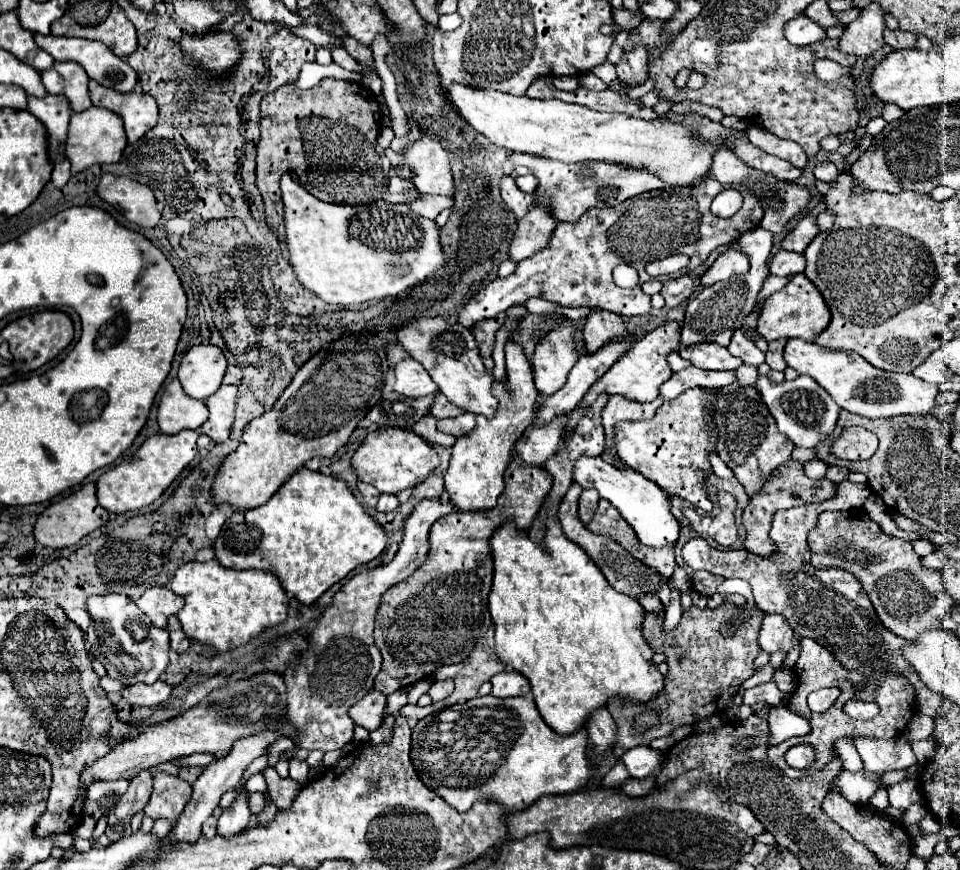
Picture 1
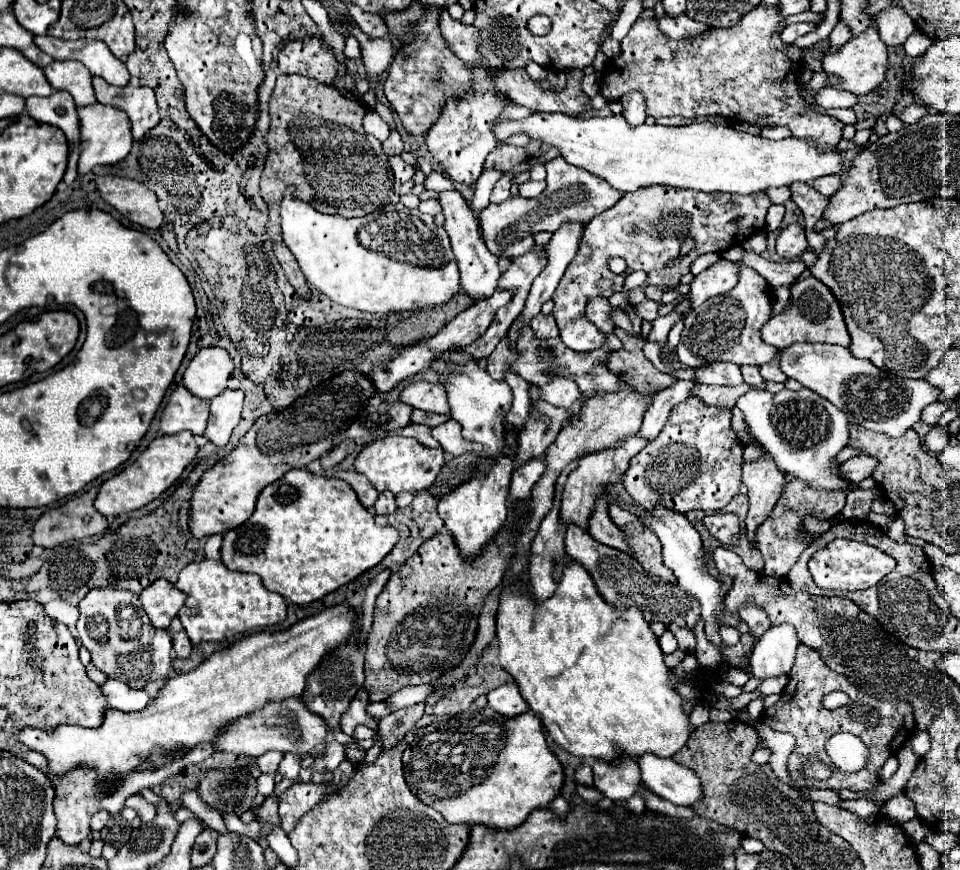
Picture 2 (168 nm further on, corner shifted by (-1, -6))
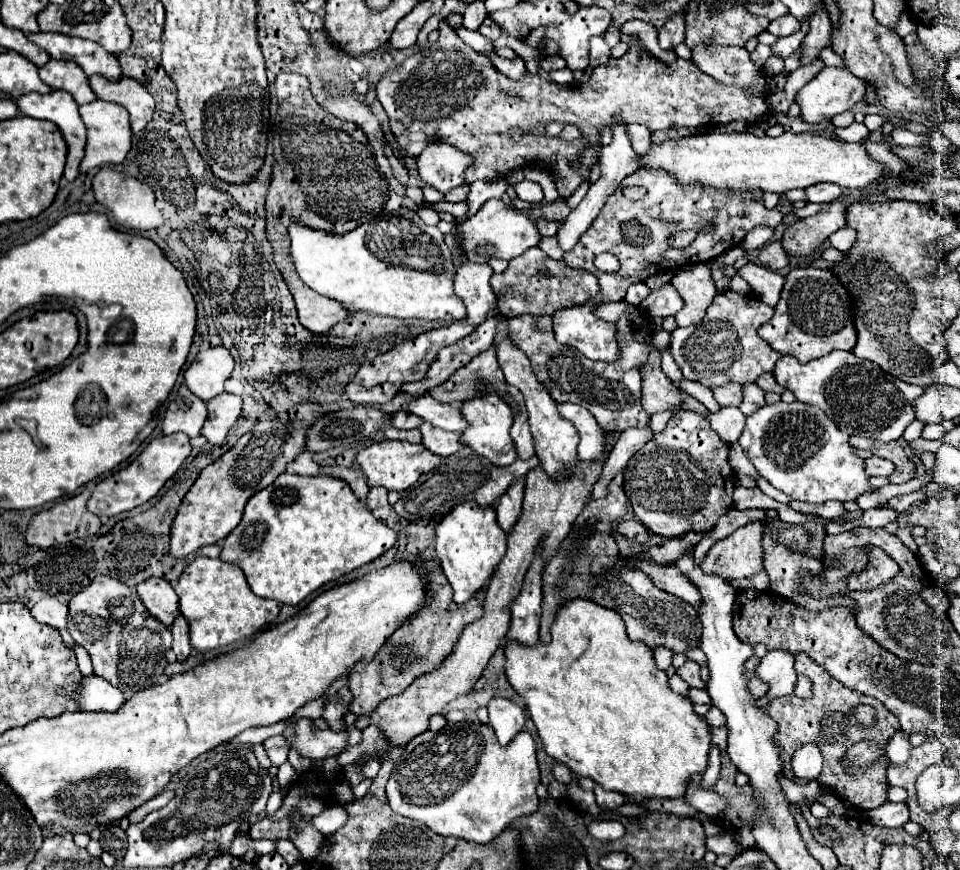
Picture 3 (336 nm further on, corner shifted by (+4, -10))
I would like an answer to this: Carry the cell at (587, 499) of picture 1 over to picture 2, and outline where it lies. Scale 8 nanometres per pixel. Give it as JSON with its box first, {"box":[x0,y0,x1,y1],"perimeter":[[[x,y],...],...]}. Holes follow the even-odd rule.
{"box":[590,500,632,556],"perimeter":[[[598,500],[596,502],[596,512],[590,518],[590,536],[596,538],[600,544],[612,546],[620,552],[626,552],[628,556],[632,554],[630,544],[626,544],[626,536],[620,532],[620,528],[616,528],[616,524],[610,520],[608,516],[608,502],[606,500]]]}

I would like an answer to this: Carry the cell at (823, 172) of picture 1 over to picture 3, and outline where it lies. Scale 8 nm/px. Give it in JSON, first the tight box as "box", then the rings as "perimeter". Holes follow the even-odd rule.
{"box":[805,184,843,204],"perimeter":[[[815,184],[815,186],[807,188],[805,192],[807,192],[809,202],[823,204],[823,202],[833,202],[837,196],[841,196],[843,188],[839,188],[835,184]]]}

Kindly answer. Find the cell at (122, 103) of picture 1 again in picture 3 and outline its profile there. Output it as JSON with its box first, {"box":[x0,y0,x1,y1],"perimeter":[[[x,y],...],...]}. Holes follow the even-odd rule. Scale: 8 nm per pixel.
{"box":[89,76,155,134],"perimeter":[[[89,76],[89,86],[99,100],[115,102],[129,112],[133,134],[141,132],[151,120],[155,110],[155,100],[147,92],[147,88],[143,88],[143,84],[127,76],[123,76],[119,82],[109,82],[103,76]]]}

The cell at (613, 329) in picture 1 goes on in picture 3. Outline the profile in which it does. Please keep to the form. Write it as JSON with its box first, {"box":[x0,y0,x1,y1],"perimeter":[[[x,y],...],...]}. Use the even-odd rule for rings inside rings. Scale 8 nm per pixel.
{"box":[639,352,707,416],"perimeter":[[[651,352],[649,360],[639,368],[641,372],[641,380],[643,380],[643,396],[641,396],[641,404],[643,410],[647,414],[655,414],[655,412],[663,412],[671,406],[681,404],[683,410],[693,410],[699,412],[703,416],[707,416],[707,408],[697,402],[695,398],[691,398],[689,394],[685,394],[683,390],[679,390],[661,370],[661,356],[659,352]]]}

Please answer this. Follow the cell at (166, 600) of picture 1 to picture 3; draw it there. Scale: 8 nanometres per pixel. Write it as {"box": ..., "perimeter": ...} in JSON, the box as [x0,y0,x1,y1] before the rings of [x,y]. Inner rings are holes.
{"box":[137,578,179,626],"perimeter":[[[149,578],[137,586],[137,594],[149,614],[161,624],[171,626],[179,616],[179,600],[173,586],[163,578]]]}

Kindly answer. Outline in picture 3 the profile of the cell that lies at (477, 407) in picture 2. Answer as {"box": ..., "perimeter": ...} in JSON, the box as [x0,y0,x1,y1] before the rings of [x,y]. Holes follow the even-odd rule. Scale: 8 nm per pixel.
{"box":[461,392,517,466],"perimeter":[[[495,392],[479,394],[479,396],[471,398],[471,400],[465,400],[463,406],[461,406],[461,414],[469,424],[467,430],[461,434],[461,444],[473,448],[479,456],[489,458],[497,466],[513,464],[513,460],[517,458],[515,444],[513,444],[513,440],[509,436],[509,428],[513,424],[513,412],[499,394],[495,394]]]}

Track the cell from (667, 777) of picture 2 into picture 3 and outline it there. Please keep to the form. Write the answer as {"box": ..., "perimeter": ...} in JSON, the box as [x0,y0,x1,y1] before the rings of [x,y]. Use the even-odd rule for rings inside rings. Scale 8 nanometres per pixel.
{"box":[683,782,725,818],"perimeter":[[[689,782],[687,784],[687,790],[685,790],[685,796],[683,796],[693,808],[697,808],[701,814],[709,816],[709,818],[715,818],[723,812],[725,808],[725,798],[721,798],[719,794],[715,794],[713,790],[703,790],[699,788],[697,784]]]}

